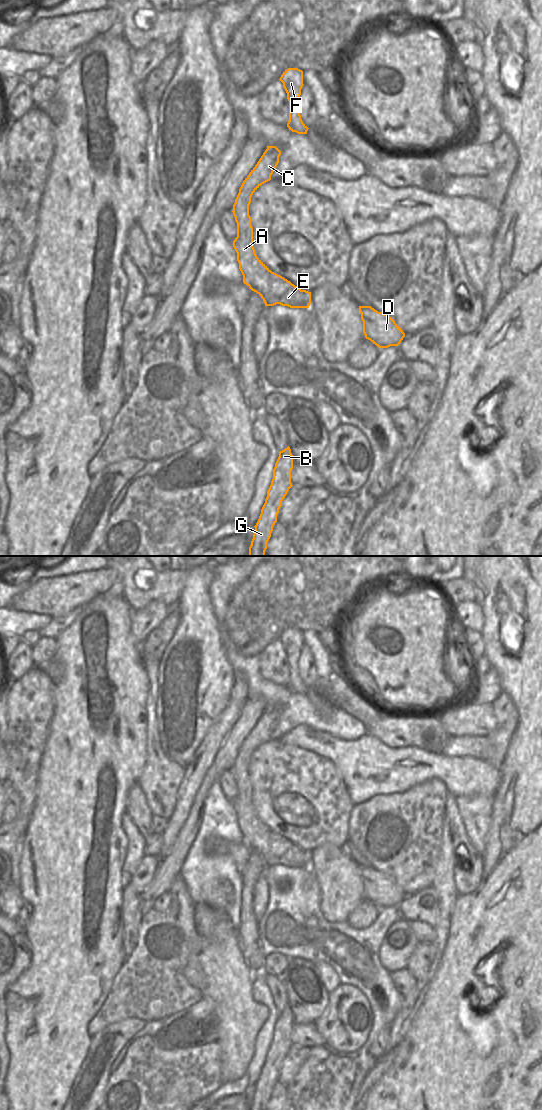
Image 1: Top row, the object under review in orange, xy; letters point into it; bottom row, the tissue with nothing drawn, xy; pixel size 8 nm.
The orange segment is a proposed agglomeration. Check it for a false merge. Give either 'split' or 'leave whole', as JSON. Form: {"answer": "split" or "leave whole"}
{"answer": "split"}

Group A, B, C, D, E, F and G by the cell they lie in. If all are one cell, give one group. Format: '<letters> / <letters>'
A B C E F G / D

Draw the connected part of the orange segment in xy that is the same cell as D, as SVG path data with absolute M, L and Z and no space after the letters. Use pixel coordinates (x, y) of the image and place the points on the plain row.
M359 866L363 881L363 893L379 908L398 906L405 893L388 875L378 872L371 866Z

